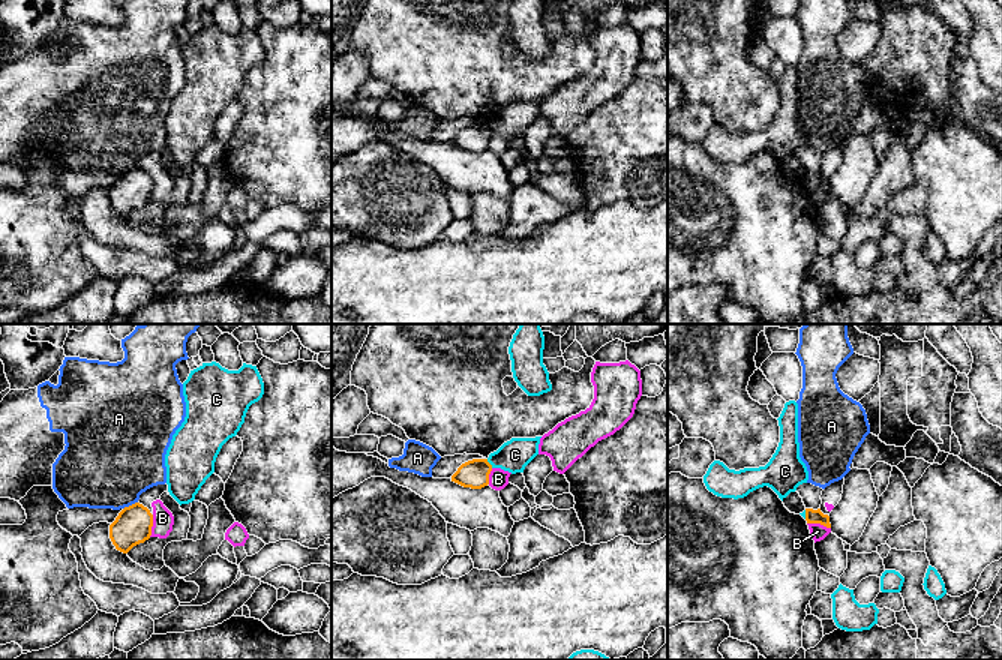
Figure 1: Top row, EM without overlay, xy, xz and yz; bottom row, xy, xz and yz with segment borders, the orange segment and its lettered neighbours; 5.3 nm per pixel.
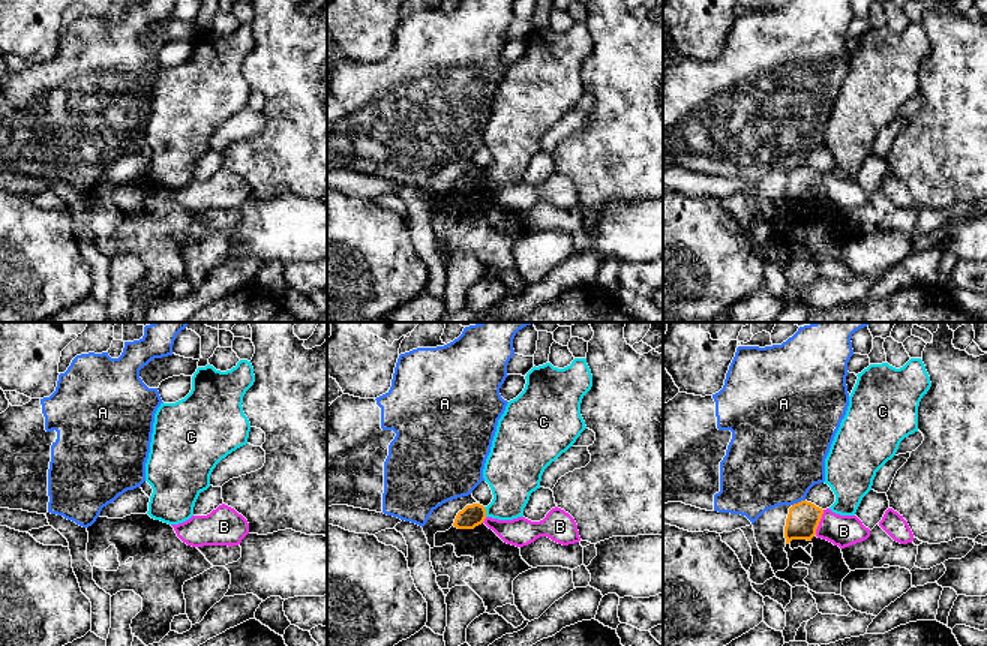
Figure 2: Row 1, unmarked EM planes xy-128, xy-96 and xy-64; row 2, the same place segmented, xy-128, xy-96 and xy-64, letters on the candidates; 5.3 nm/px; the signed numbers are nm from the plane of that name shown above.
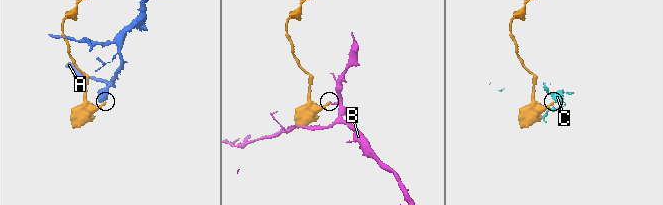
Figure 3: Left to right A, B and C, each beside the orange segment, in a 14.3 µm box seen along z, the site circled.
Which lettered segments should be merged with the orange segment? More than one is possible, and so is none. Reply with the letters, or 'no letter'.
no letter

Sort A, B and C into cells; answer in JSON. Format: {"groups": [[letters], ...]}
{"groups": [["A"], ["B"], ["C"]]}

